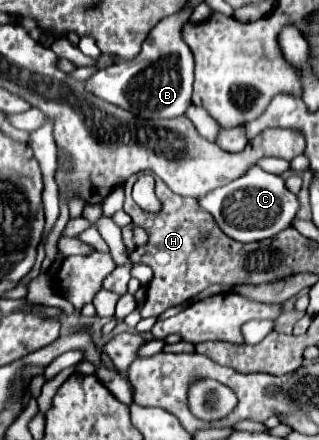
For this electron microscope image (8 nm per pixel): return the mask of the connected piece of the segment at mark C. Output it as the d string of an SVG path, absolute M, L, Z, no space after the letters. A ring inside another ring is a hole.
M251 166L237 180L221 188L215 188L205 196L199 196L197 202L205 212L209 212L215 218L219 228L237 242L255 242L275 236L283 228L291 226L291 220L299 210L297 196L285 188L283 178L261 170L259 166ZM225 204L227 204L227 216L225 216Z

